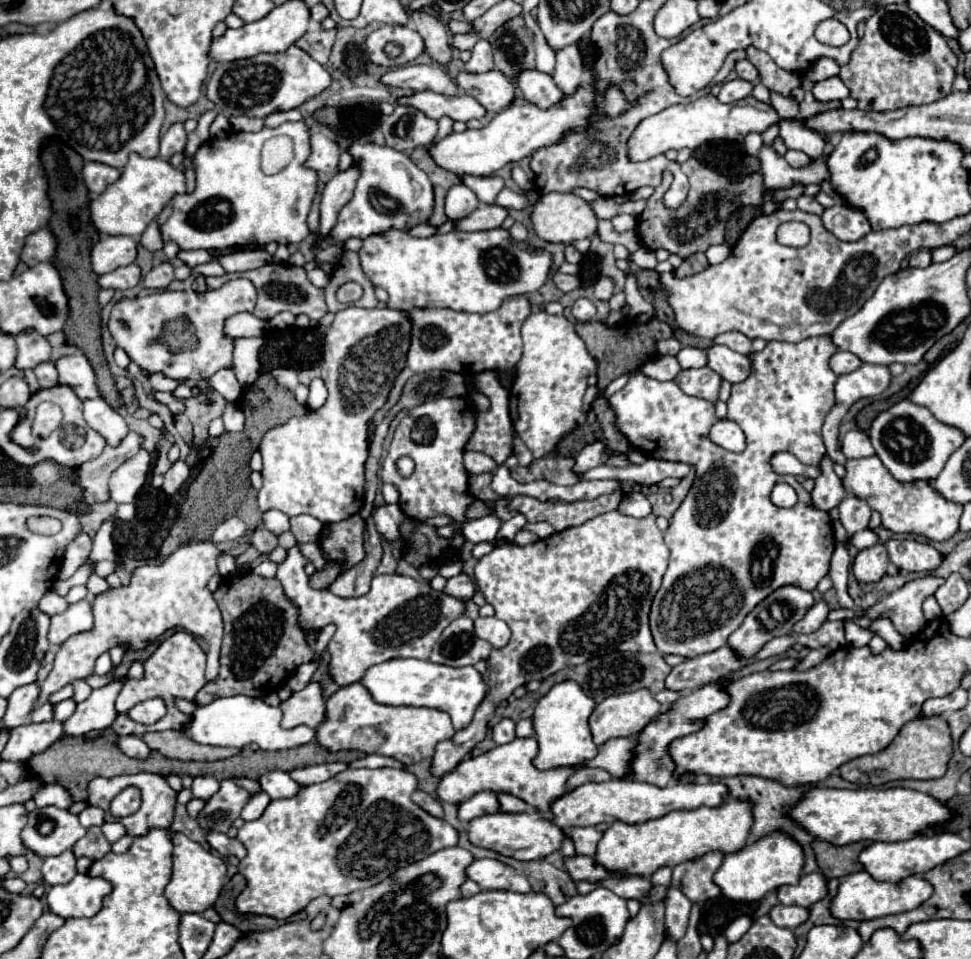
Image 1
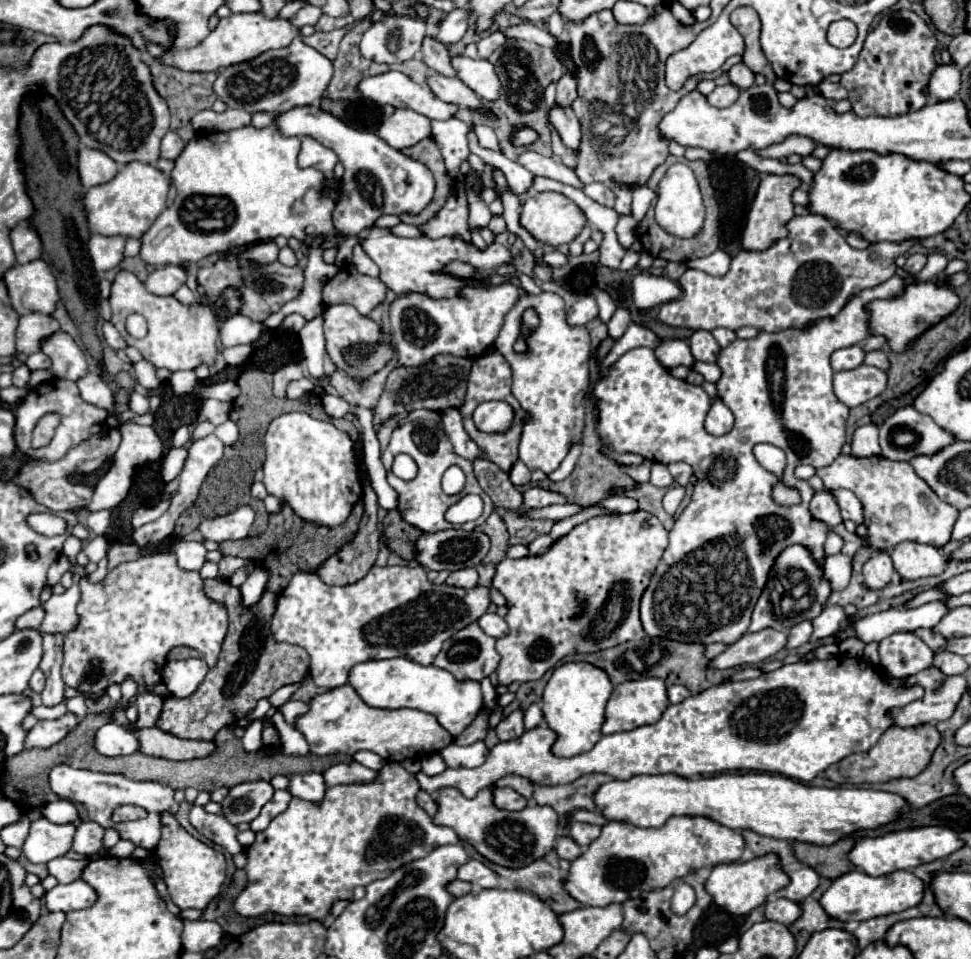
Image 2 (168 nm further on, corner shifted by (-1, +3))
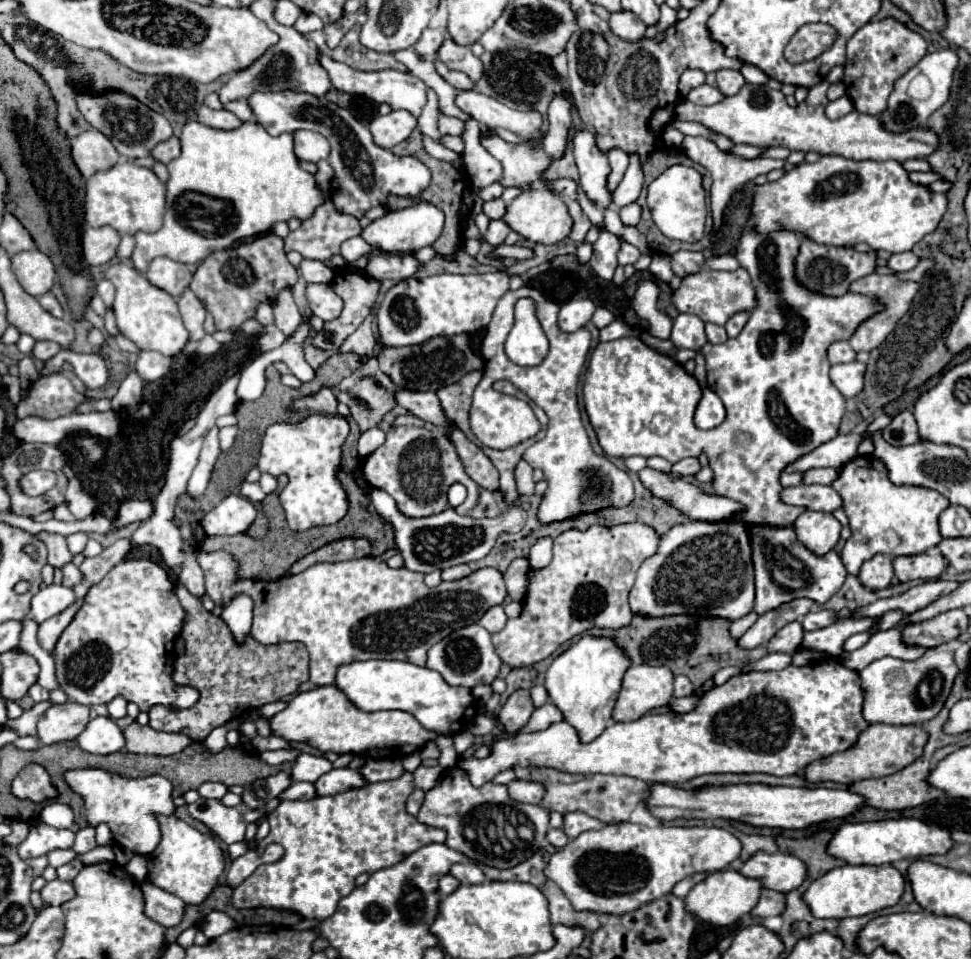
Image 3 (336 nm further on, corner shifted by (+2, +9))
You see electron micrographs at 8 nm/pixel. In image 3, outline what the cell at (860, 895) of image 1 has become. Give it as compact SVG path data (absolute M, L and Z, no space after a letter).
M845 864L841 868L833 868L825 876L811 882L809 890L803 894L803 900L811 908L815 918L849 918L879 912L887 906L895 906L905 892L903 874L891 864L883 866L851 866Z

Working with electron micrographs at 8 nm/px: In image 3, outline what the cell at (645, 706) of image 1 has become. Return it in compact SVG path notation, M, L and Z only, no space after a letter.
M631 666L613 708L615 722L633 722L671 702L673 674L665 666Z

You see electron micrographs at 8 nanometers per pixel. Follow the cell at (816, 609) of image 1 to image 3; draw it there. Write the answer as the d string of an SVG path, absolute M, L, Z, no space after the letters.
M799 620L795 622L789 622L783 630L779 630L779 634L775 634L775 638L771 638L771 642L767 644L769 652L787 652L787 654L793 654L801 640L803 640L803 626Z

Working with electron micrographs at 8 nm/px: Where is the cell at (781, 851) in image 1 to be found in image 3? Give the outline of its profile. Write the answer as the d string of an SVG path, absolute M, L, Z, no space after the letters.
M737 868L709 872L707 878L699 882L685 896L685 904L687 904L687 910L695 912L697 918L701 918L703 922L711 922L715 926L729 926L729 924L735 924L743 914L747 914L759 902L761 888L763 886L757 878L747 878Z

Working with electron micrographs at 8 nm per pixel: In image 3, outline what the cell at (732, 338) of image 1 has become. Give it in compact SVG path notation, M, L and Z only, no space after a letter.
M705 324L705 334L707 334L707 340L711 344L721 344L721 342L725 342L729 338L725 328L719 326L719 324Z

